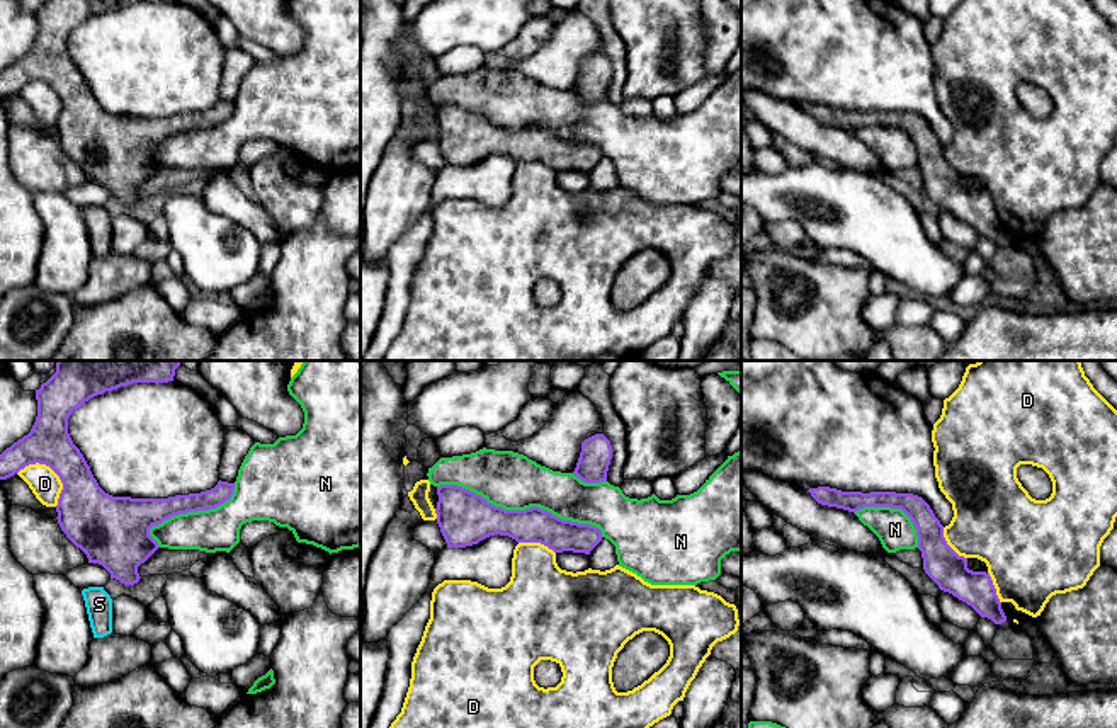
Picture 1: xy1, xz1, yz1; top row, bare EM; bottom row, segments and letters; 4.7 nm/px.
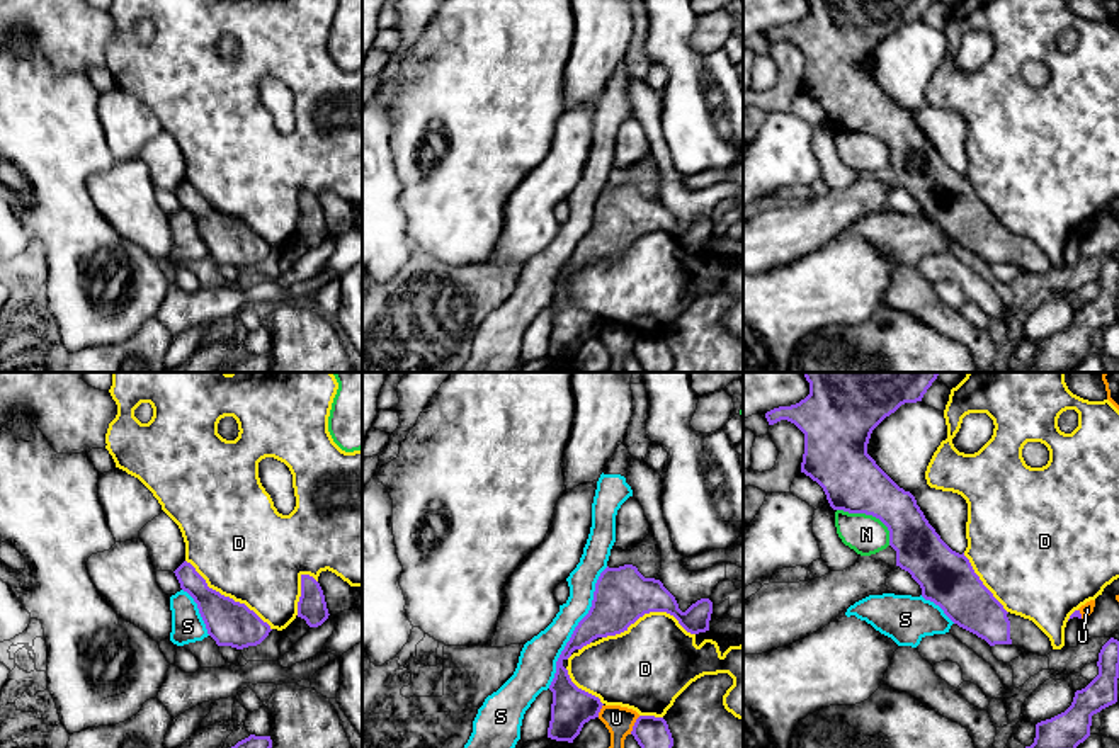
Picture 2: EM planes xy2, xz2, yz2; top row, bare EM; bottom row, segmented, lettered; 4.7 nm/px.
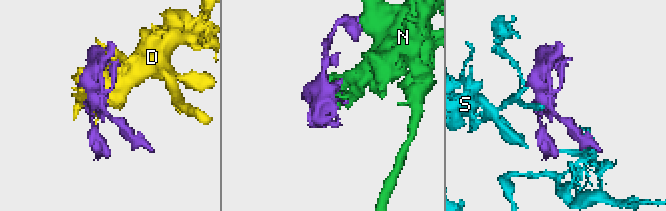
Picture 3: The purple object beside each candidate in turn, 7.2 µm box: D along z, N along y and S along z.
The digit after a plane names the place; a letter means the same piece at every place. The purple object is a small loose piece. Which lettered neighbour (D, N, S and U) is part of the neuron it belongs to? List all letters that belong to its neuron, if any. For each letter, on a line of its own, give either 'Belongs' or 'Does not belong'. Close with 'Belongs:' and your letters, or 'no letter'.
D: Does not belong
N: Does not belong
S: Belongs
U: Does not belong
Belongs: S

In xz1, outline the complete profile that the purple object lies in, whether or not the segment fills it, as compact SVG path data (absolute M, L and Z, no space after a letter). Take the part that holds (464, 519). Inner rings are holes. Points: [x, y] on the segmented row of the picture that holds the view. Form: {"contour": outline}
{"contour": "M440 485L437 495L437 524L447 548L473 546L500 534L517 543L541 543L554 553L590 555L604 537L595 526L563 520L539 507L505 510L457 485Z"}

